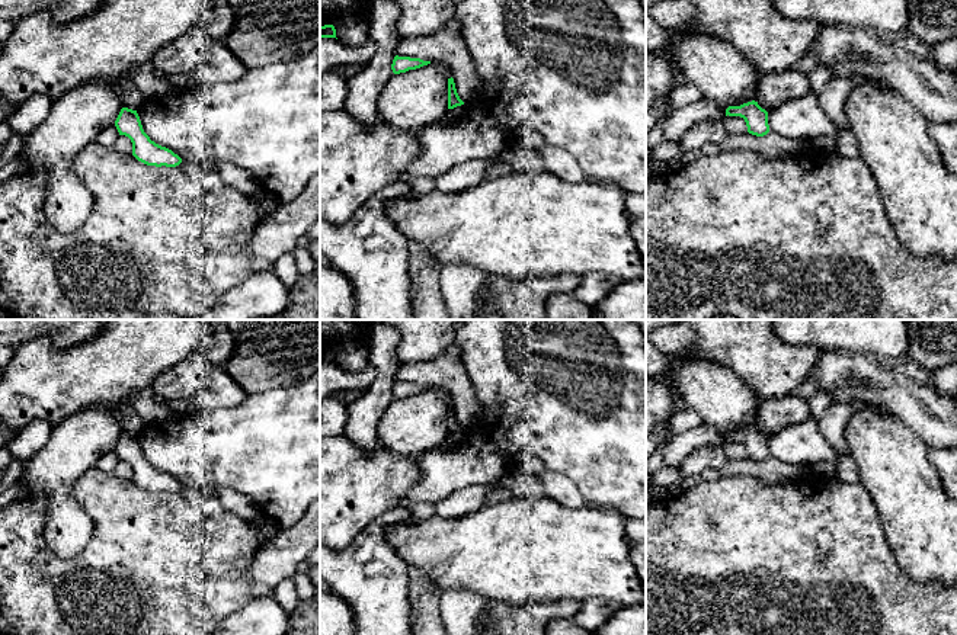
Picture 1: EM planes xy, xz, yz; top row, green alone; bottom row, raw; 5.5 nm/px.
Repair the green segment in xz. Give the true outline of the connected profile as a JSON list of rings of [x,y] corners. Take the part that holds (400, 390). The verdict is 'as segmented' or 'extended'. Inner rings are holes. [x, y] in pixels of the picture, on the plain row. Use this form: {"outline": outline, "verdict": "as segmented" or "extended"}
{"outline": [[[396,381],[393,385],[393,389],[391,389],[391,395],[394,400],[400,400],[400,398],[406,398],[409,395],[420,394],[420,392],[428,391],[428,389],[431,389],[431,387]]], "verdict": "as segmented"}

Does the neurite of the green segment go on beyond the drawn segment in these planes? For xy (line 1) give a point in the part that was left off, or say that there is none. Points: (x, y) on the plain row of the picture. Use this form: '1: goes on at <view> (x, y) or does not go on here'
1: does not go on here

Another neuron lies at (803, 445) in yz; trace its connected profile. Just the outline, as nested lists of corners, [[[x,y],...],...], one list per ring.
[[[812,416],[768,437],[768,450],[769,456],[801,466],[806,472],[817,462],[838,461],[836,452],[822,436],[817,420]]]

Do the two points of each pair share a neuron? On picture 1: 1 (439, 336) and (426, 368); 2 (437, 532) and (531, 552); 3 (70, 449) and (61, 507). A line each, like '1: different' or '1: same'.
1: different
2: same
3: same

